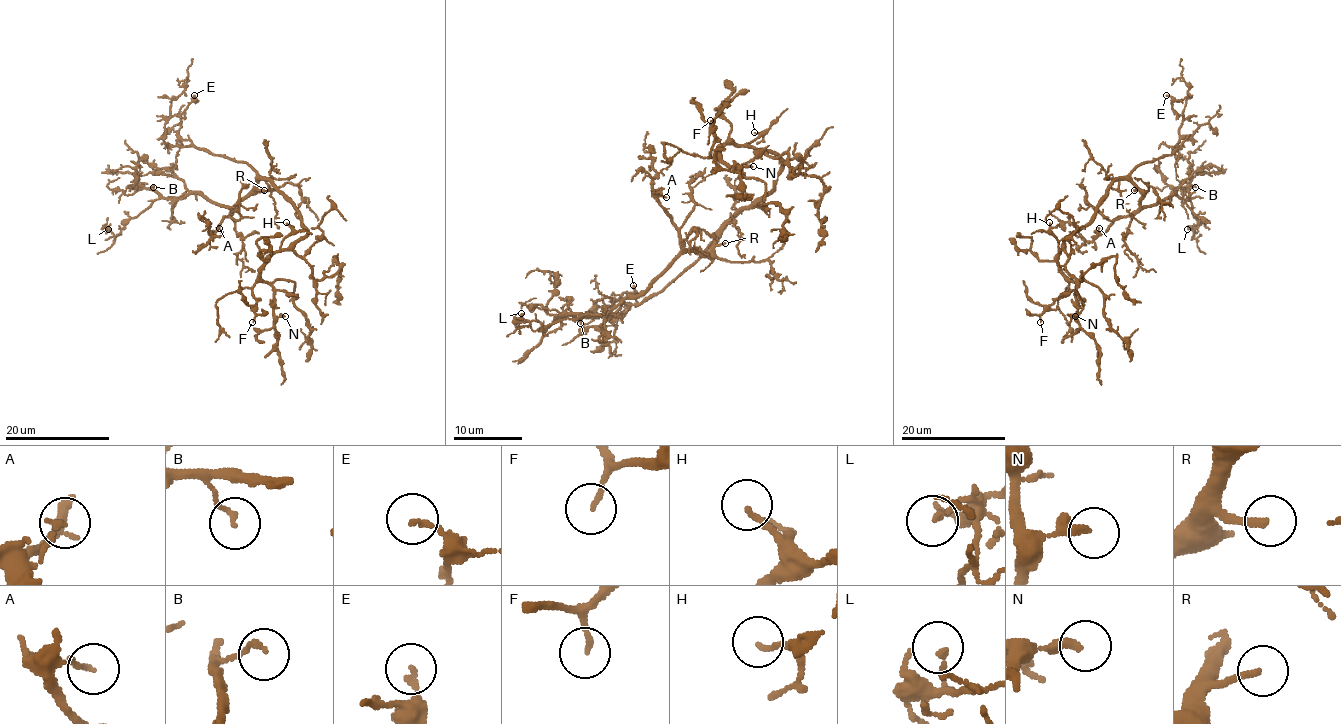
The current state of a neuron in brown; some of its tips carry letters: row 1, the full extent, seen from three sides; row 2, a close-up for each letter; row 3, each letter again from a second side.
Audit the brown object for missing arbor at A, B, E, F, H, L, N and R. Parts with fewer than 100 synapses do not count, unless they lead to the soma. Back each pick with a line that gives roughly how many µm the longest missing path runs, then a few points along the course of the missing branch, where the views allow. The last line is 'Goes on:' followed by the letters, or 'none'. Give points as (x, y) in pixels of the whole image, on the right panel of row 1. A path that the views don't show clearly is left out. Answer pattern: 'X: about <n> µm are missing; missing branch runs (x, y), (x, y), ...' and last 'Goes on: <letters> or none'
R: about 50 µm are missing; missing branch runs (1134, 190), (1091, 236), (1067, 247), (1053, 249), (1030, 237), (1023, 245), (1028, 260), (1024, 259)
Goes on: R

